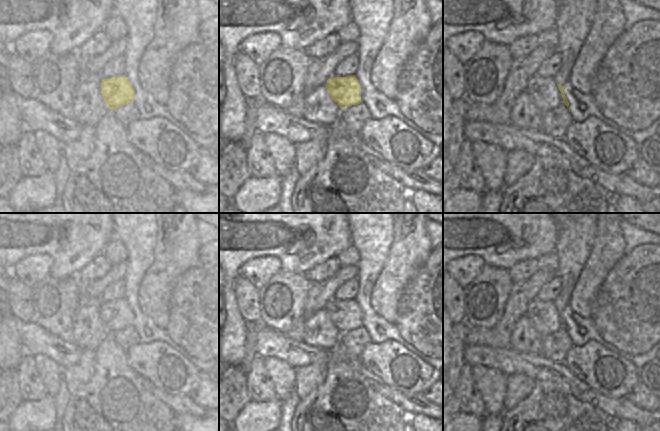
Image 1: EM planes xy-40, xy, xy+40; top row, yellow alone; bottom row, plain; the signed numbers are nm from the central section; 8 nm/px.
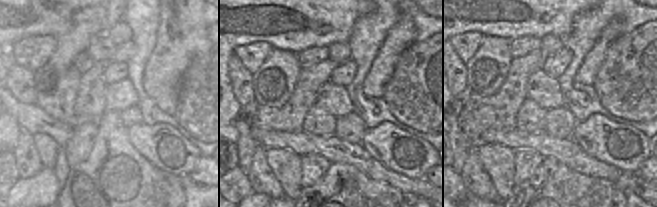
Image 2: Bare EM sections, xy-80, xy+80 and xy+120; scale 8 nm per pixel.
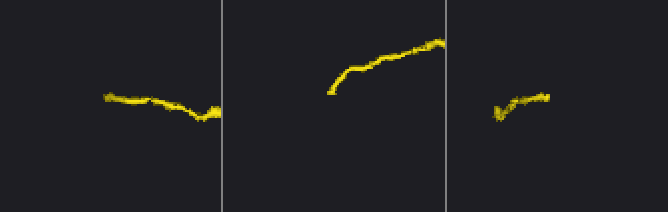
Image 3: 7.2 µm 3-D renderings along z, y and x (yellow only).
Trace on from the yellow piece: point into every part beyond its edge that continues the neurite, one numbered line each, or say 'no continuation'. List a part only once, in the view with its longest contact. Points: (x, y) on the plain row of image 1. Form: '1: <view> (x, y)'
1: xy+40 (546, 319)

